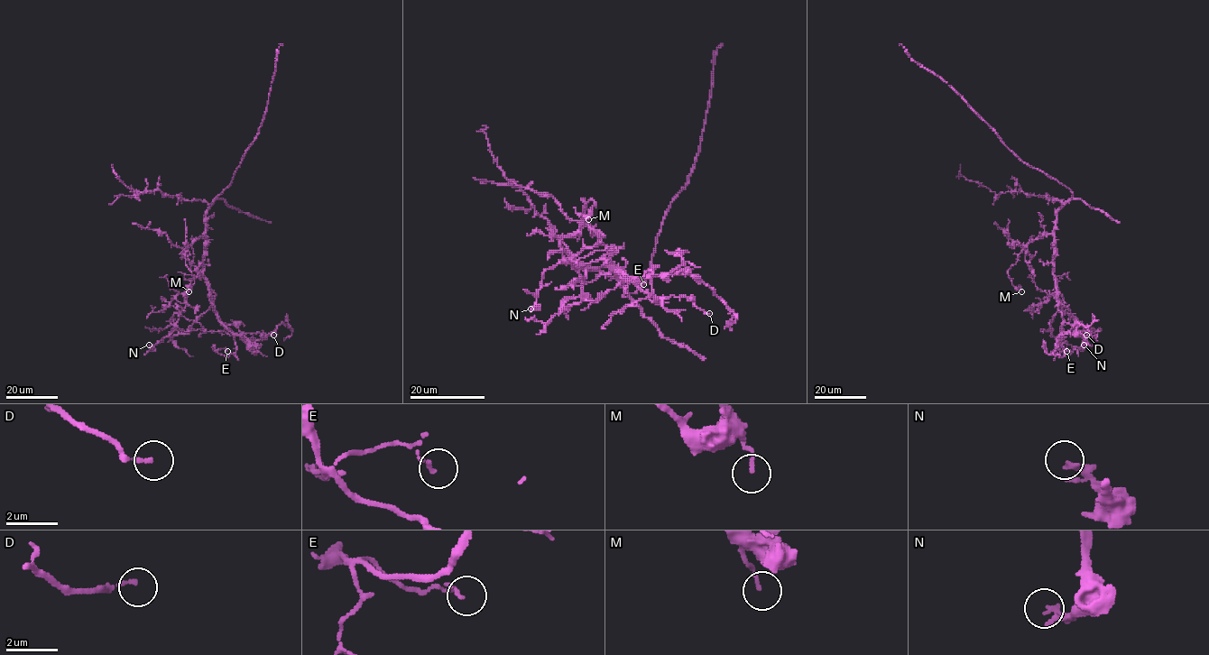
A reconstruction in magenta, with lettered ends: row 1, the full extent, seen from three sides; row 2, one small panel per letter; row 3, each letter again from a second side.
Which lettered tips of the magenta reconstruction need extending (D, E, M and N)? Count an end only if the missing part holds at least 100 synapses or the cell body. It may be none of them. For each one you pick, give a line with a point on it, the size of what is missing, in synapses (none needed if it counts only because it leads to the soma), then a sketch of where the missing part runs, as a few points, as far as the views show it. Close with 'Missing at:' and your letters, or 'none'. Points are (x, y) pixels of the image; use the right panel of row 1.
Missing at: none

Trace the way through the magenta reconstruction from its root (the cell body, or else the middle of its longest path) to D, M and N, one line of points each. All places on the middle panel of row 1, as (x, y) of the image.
D: (629, 292), (608, 264), (649, 293), (661, 299), (685, 295), (709, 313)
M: (629, 292), (611, 270), (610, 251), (582, 222), (584, 207), (592, 199), (595, 205), (588, 219)
N: (629, 292), (610, 265), (588, 270), (584, 280), (567, 260), (561, 261), (543, 272), (537, 306), (530, 309)

